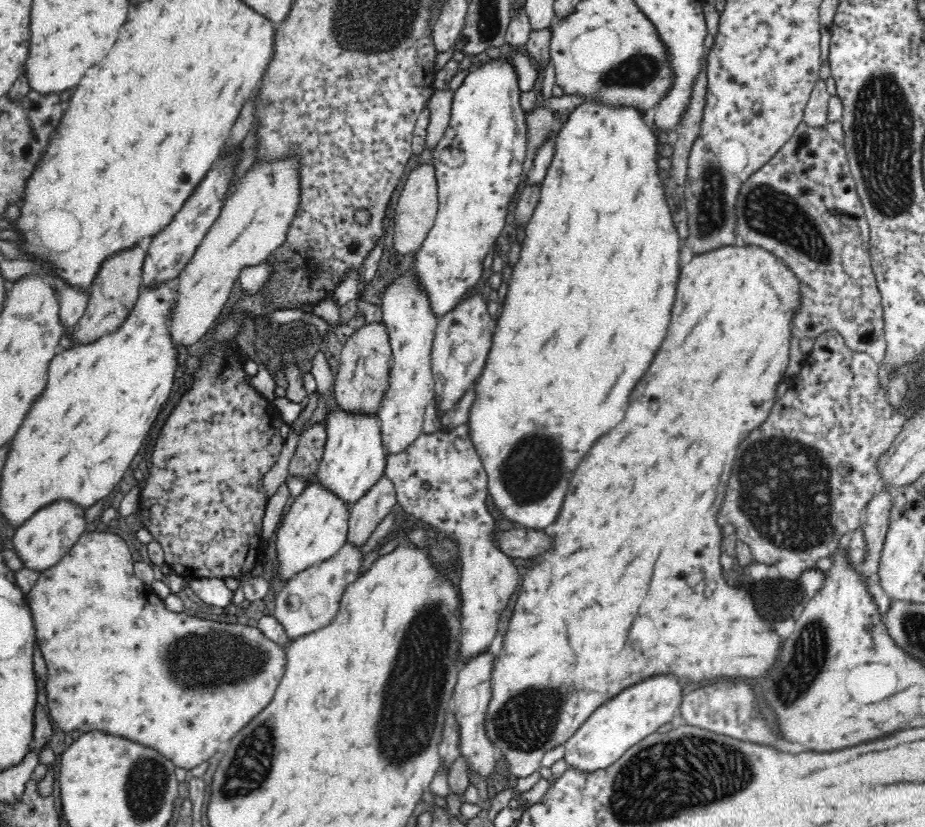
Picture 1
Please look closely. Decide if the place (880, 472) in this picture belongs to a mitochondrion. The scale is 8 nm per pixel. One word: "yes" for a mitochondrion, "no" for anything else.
no

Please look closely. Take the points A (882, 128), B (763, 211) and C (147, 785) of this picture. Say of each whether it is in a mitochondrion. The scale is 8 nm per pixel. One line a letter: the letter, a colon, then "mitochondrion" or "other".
A: mitochondrion
B: mitochondrion
C: mitochondrion

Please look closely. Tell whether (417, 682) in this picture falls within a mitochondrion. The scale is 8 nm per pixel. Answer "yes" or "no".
yes

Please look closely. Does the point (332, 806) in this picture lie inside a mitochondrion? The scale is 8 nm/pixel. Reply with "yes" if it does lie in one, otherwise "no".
no

